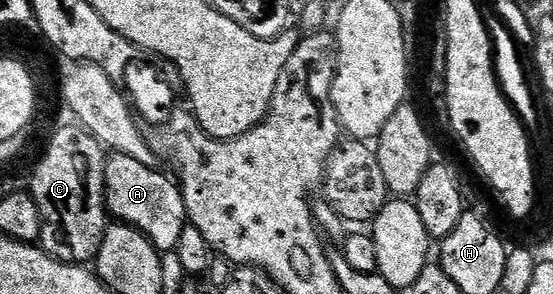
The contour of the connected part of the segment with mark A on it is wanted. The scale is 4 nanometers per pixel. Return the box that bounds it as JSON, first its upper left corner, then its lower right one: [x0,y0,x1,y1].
[102,153,186,252]

